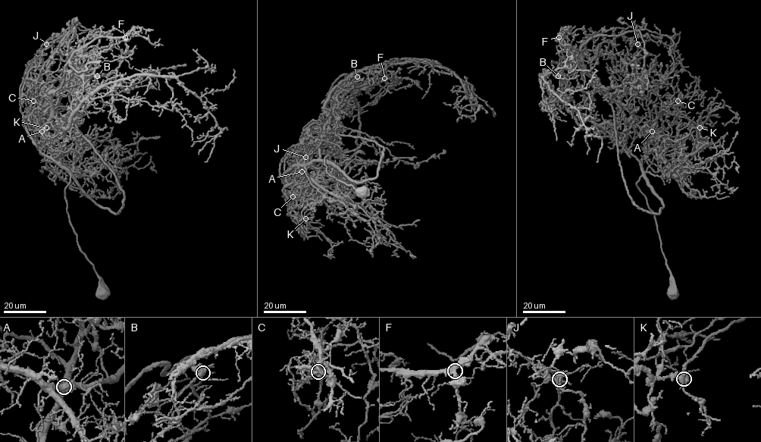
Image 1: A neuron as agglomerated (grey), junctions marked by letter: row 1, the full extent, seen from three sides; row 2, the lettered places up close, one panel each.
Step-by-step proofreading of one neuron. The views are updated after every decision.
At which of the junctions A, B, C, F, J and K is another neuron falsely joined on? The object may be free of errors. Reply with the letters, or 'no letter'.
C

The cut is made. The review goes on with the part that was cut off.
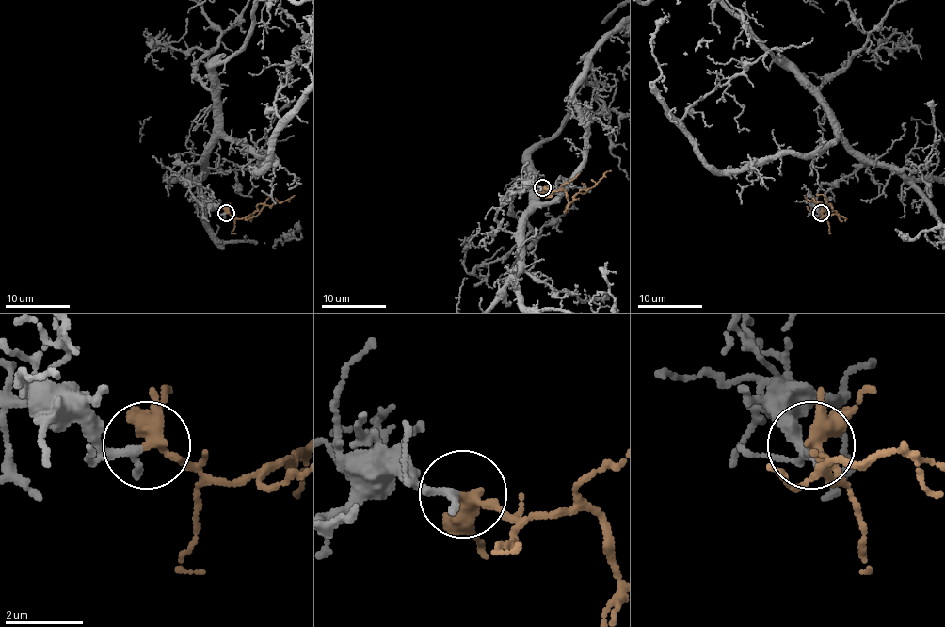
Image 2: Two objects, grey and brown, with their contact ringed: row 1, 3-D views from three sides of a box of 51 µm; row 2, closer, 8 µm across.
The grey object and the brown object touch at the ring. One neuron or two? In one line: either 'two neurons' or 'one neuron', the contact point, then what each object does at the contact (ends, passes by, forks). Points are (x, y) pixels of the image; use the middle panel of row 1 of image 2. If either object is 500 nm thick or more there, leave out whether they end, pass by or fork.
one neuron | (542, 187) | grey passes by | brown forks

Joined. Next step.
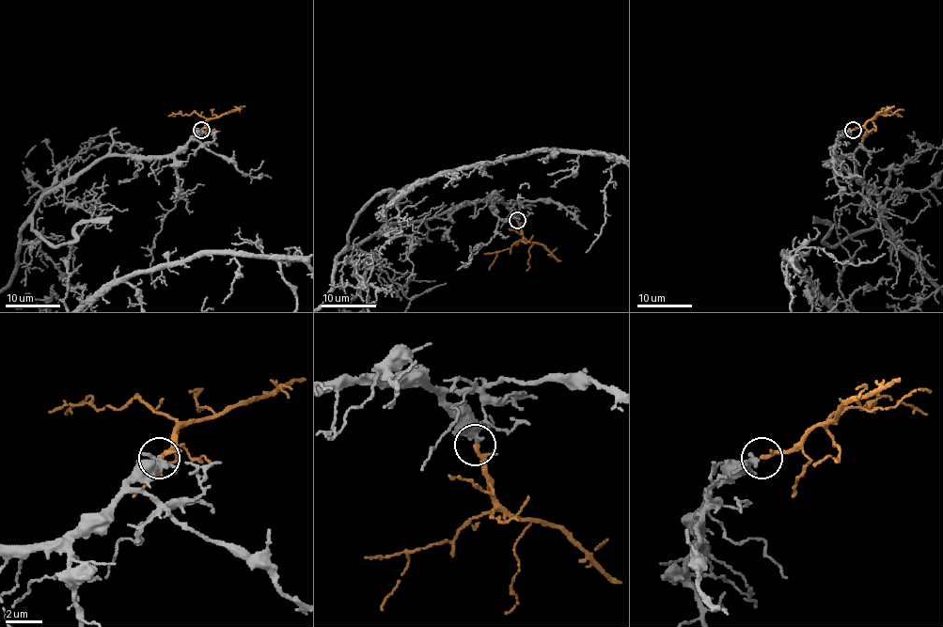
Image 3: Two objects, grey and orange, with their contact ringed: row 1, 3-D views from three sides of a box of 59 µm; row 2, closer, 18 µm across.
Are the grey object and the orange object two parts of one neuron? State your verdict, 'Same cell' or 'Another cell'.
Same cell

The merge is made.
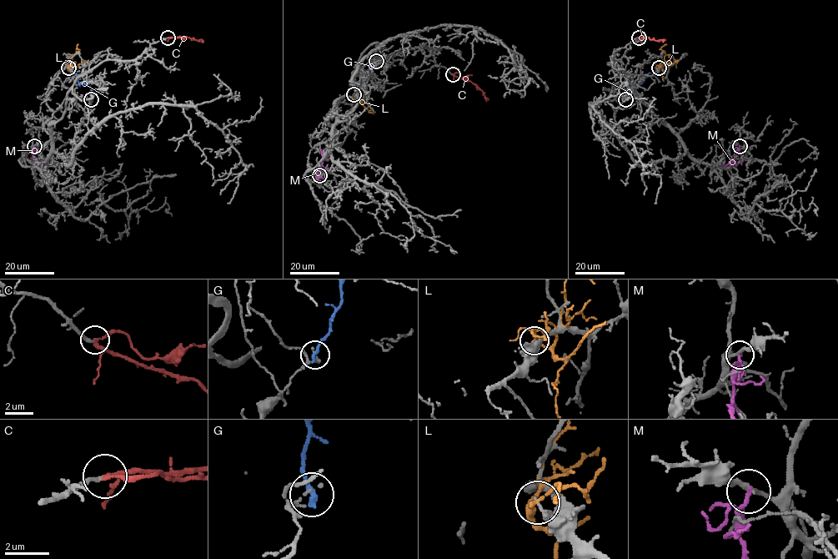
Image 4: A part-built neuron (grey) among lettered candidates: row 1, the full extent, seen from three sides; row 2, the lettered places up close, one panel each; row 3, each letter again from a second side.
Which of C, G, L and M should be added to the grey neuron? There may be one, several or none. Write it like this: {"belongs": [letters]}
{"belongs": []}

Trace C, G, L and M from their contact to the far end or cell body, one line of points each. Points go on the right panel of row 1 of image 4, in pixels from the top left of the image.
C: (639, 37), (665, 40)
G: (625, 99), (629, 85), (641, 83), (650, 73)
L: (659, 67), (662, 67), (665, 54), (659, 49), (666, 44)
M: (740, 146), (739, 153), (730, 163), (720, 167), (714, 163)

